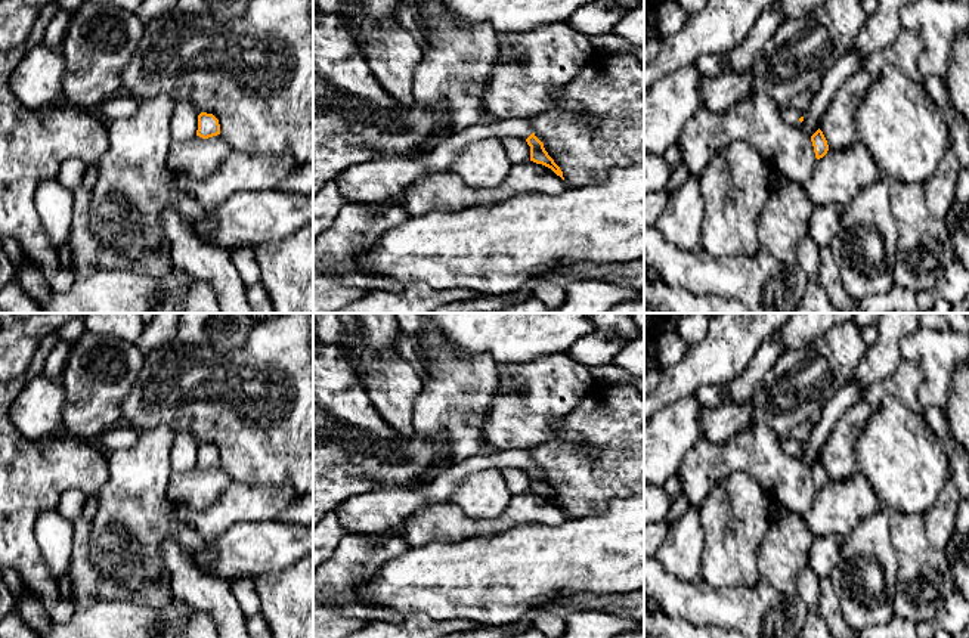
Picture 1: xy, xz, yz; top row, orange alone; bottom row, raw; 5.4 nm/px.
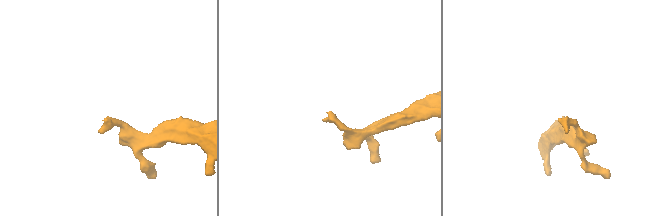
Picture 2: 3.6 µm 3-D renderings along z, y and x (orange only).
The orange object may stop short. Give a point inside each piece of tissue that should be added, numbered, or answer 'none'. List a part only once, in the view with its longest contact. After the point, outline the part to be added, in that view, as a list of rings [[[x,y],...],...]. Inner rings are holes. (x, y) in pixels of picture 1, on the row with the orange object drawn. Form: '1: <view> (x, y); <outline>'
1: xz (377, 182); [[[499,120],[496,124],[474,124],[461,131],[440,136],[420,157],[378,158],[341,171],[335,182],[350,202],[383,205],[396,201],[402,189],[428,173],[448,171],[453,158],[471,142],[486,137],[521,137],[533,133],[526,120]]]

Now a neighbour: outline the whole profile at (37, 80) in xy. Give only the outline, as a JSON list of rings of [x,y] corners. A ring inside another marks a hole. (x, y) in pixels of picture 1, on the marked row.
[[[44,43],[31,47],[10,75],[13,95],[30,109],[64,105],[64,58]]]

